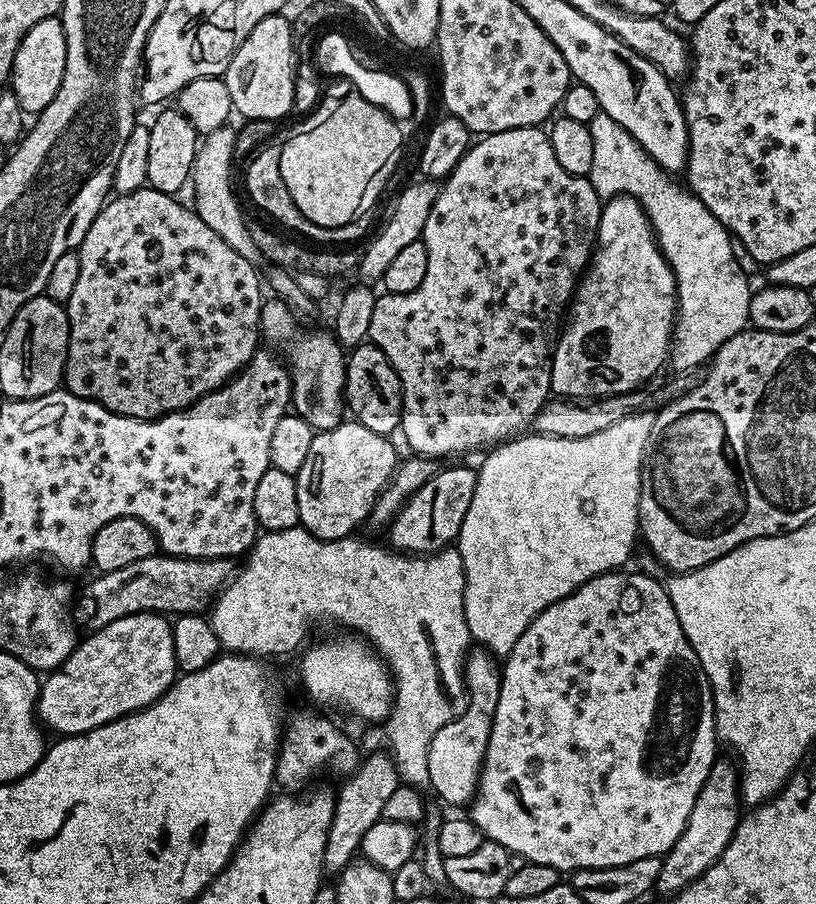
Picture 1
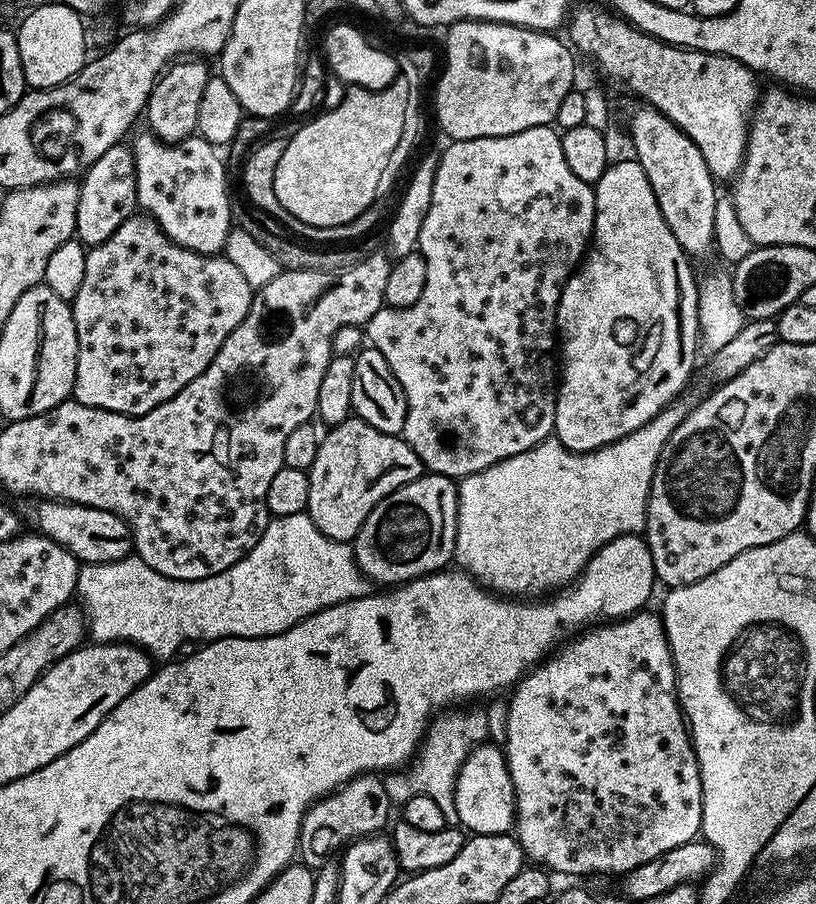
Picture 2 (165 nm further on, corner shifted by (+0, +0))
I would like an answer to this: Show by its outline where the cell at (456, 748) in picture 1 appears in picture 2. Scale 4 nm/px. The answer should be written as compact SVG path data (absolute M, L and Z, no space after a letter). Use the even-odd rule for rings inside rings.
M491 742L480 744L466 758L466 762L462 762L454 790L454 806L458 806L459 827L469 833L485 836L513 831L516 822L516 795L508 769L508 757L501 745Z

